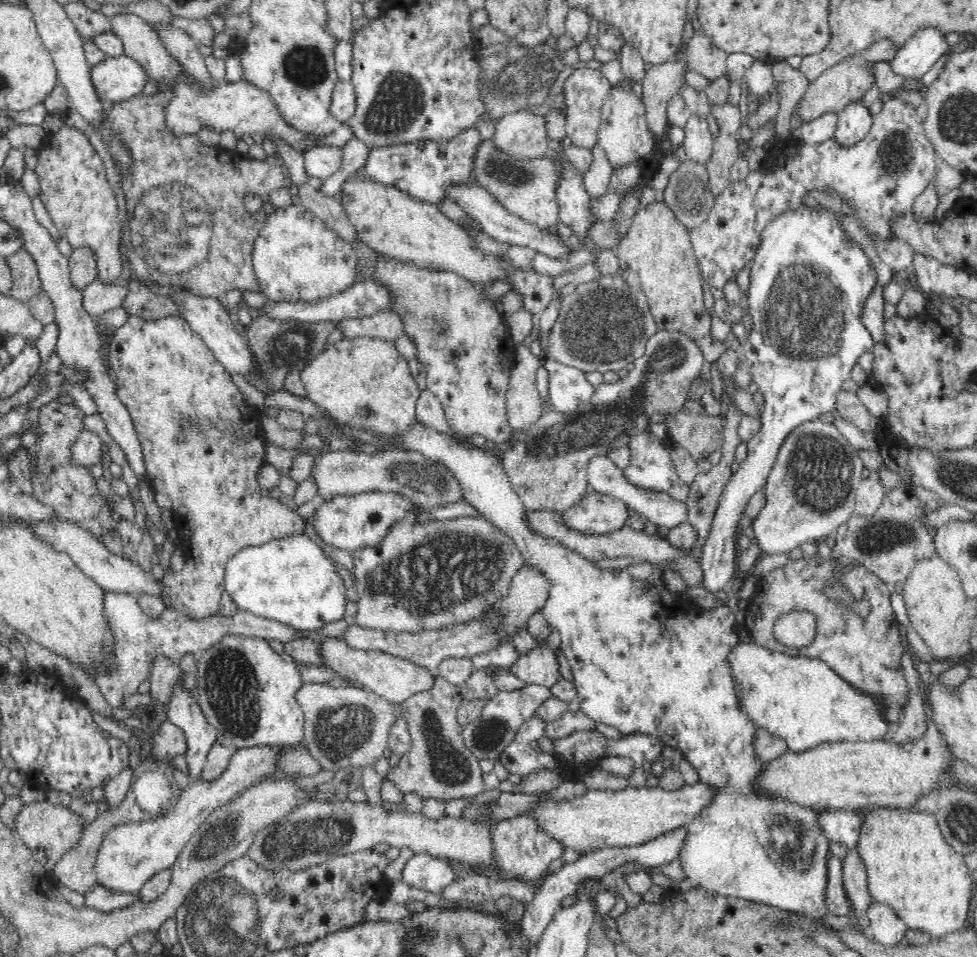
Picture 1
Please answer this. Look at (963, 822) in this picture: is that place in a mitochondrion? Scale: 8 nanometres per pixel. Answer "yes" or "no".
yes

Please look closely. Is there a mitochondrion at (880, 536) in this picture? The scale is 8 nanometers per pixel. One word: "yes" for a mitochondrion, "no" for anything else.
yes

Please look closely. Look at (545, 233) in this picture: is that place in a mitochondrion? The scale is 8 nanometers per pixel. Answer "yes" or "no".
no

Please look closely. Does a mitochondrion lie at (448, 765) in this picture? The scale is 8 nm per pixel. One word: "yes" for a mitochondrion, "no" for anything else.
yes

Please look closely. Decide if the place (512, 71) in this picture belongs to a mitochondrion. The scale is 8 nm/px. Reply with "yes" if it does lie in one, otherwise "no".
yes

